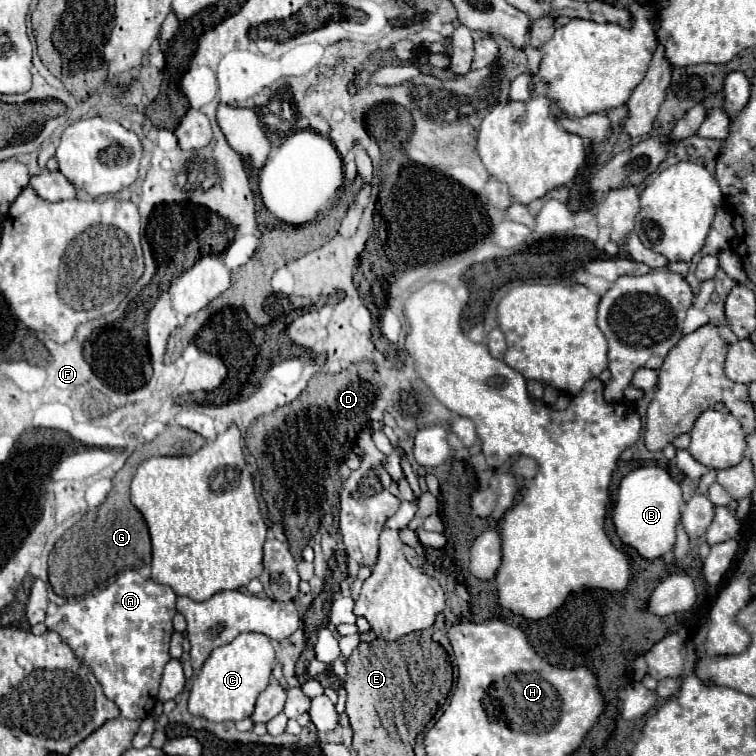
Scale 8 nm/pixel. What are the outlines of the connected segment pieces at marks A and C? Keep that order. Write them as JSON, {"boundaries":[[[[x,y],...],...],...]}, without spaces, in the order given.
{"boundaries":[[[[127,569],[105,589],[55,607],[45,625],[59,633],[73,653],[85,661],[101,683],[105,697],[119,707],[121,717],[141,721],[157,701],[163,667],[171,659],[169,639],[175,599],[171,587],[141,577],[137,569]]],[[[241,633],[231,643],[213,649],[203,669],[193,679],[189,713],[209,721],[241,721],[249,717],[255,709],[259,693],[271,681],[271,669],[275,663],[275,649],[269,637],[261,633]]]]}

